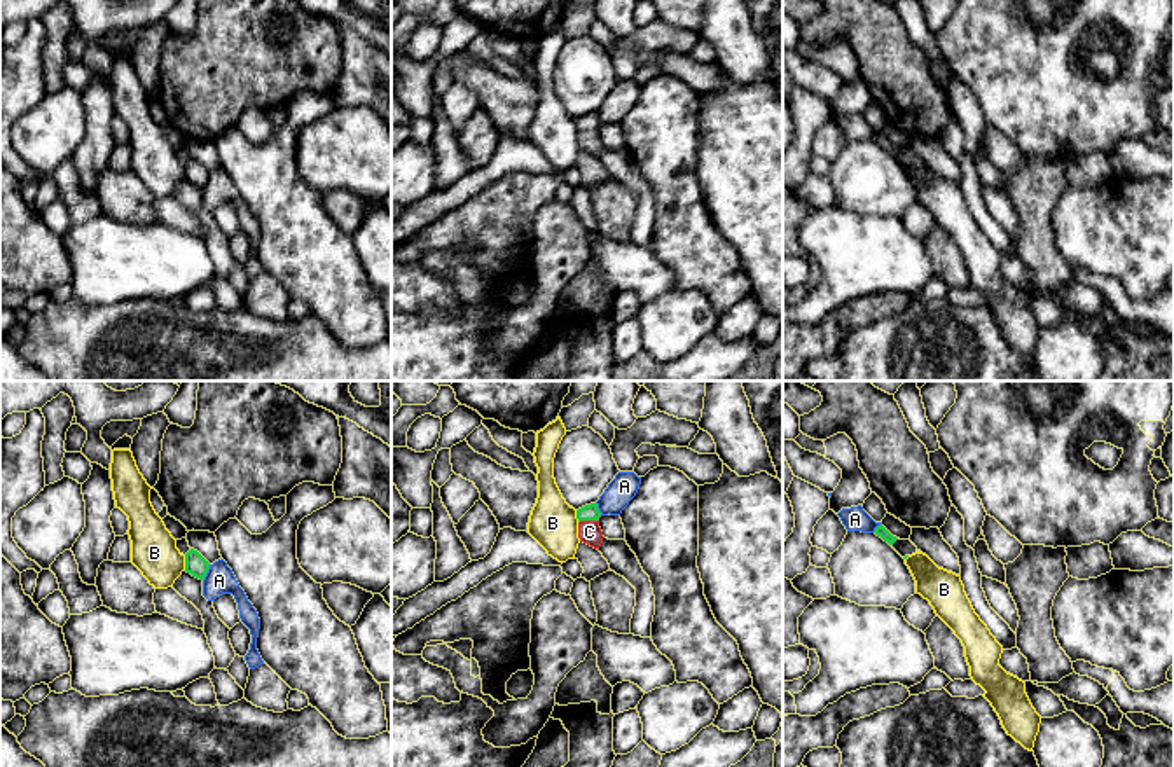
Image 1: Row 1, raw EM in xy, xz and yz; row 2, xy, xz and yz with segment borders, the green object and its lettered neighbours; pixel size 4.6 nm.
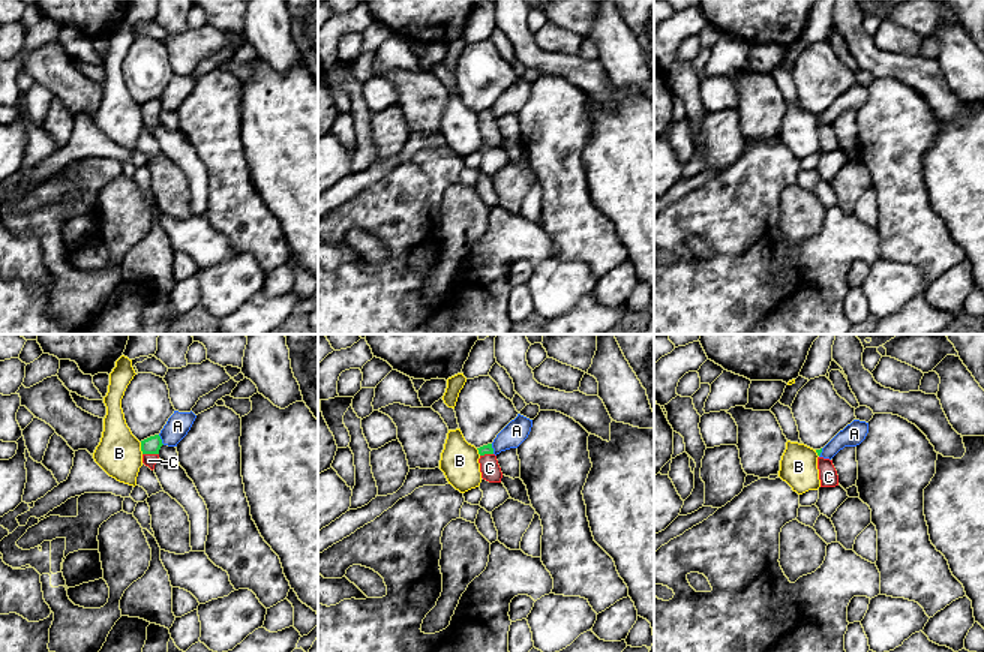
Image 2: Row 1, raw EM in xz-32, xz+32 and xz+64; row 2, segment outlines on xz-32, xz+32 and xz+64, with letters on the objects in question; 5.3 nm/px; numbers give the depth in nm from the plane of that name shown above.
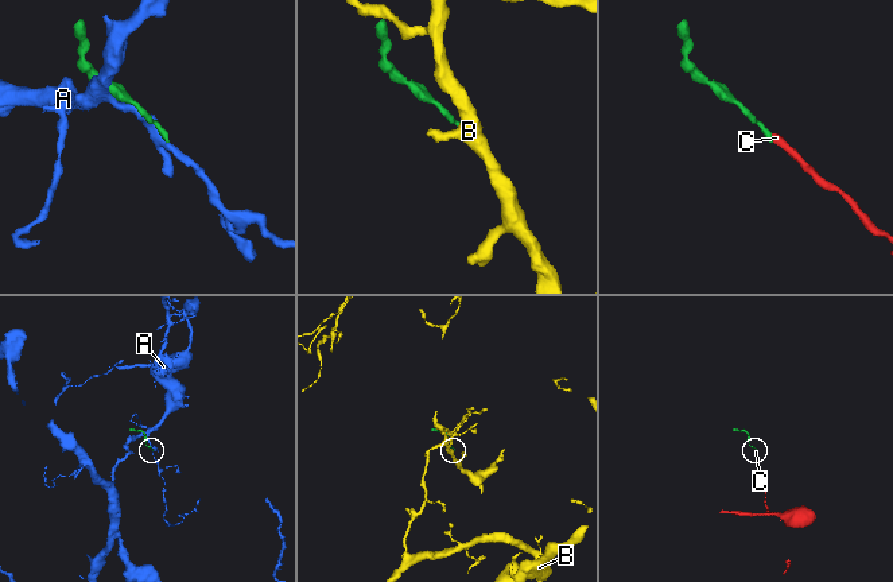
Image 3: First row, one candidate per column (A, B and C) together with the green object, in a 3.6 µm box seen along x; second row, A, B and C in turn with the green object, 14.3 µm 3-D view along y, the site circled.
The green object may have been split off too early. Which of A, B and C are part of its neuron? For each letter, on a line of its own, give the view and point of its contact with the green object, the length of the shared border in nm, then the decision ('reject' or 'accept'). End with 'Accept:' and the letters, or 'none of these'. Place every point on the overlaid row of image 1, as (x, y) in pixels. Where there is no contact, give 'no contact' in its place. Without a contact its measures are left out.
A: xy (207, 572) | 90 nm | reject
B: xy (186, 563) | 60 nm | reject
C: xz (587, 519) | 100 nm | accept
Accept: C

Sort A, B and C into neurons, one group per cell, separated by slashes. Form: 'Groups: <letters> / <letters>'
Groups: A / B / C

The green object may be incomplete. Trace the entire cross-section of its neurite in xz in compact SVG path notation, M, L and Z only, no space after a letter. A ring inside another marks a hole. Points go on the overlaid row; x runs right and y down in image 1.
M590 503L577 510L580 542L597 550L604 538L599 528L599 517L601 517L601 512L597 508L597 503Z

